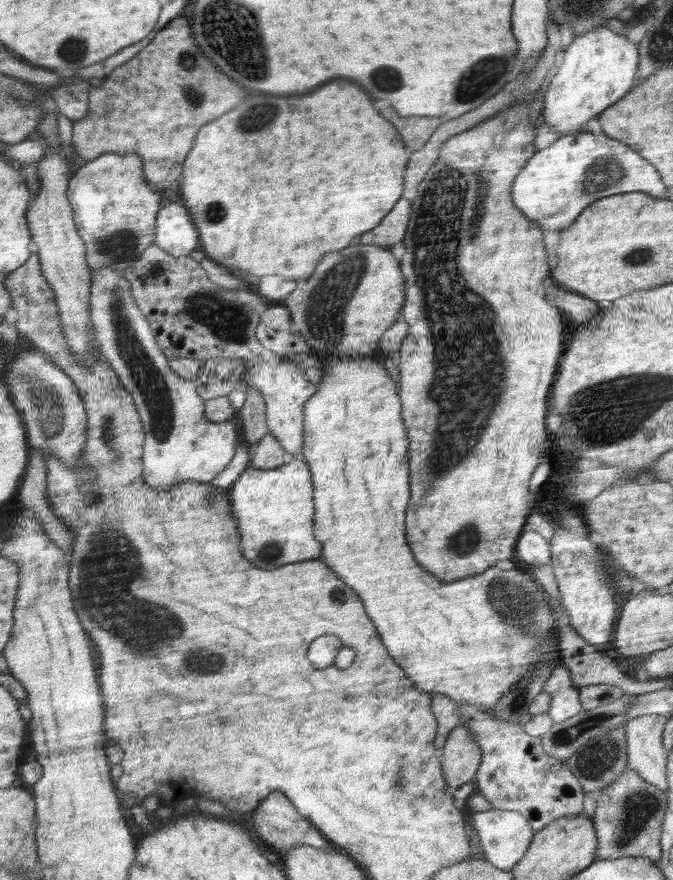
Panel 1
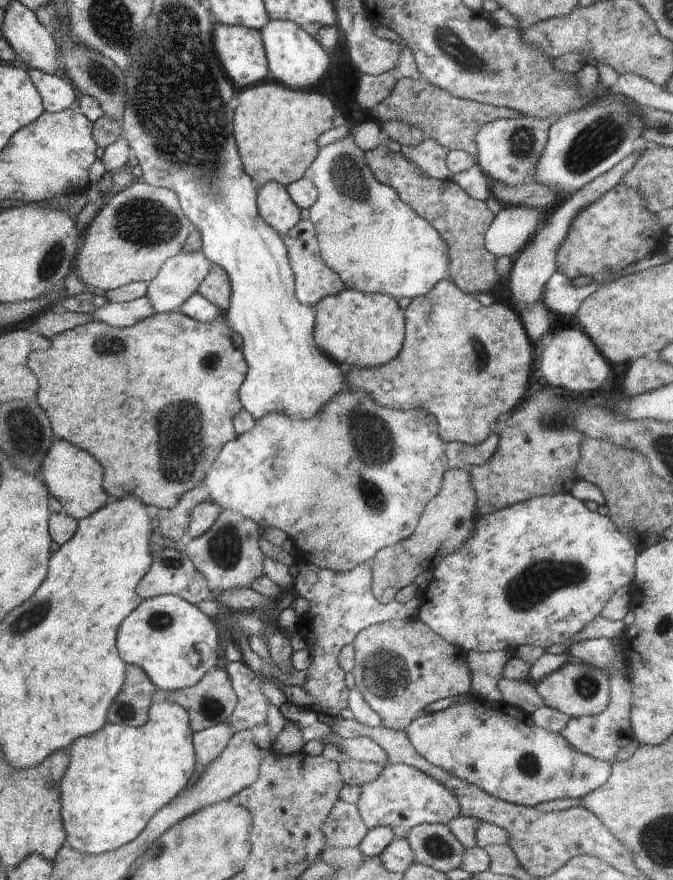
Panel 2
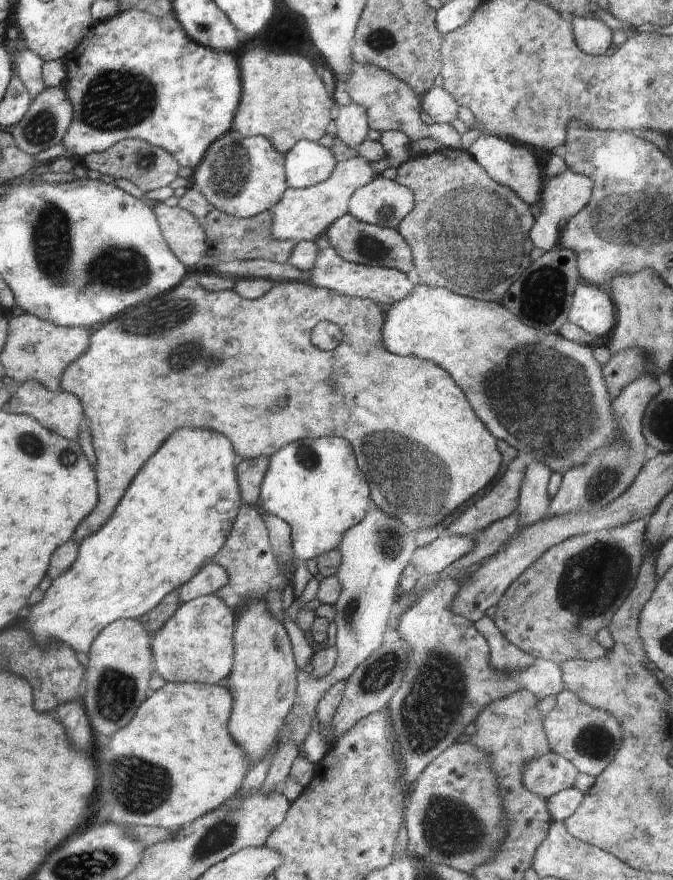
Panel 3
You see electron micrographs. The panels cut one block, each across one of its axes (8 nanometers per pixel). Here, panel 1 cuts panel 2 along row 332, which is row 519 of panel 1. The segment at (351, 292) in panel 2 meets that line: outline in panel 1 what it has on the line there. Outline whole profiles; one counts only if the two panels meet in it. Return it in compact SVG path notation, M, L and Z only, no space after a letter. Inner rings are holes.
M336 357L321 359L322 380L317 384L314 396L311 396L306 403L303 404L303 429L304 440L301 448L300 457L309 466L313 480L313 529L314 536L320 541L322 546L321 556L322 562L332 568L350 588L356 590L356 594L360 596L367 616L372 616L370 620L374 622L374 626L380 632L380 638L384 646L388 648L389 656L392 656L396 664L402 664L400 669L405 671L409 682L414 682L420 690L426 692L440 693L451 698L455 702L465 702L466 704L475 704L481 710L492 709L493 706L508 694L510 689L514 688L516 683L520 683L520 679L527 672L535 668L535 664L541 661L541 652L537 649L543 646L543 642L550 640L554 636L556 628L555 616L548 604L548 595L532 580L529 573L524 573L515 568L510 571L502 571L497 567L490 567L485 572L476 576L470 576L466 579L458 580L452 583L440 583L432 574L428 574L426 570L422 570L410 548L406 542L406 532L404 532L404 514L410 500L410 483L409 483L409 440L407 437L407 428L404 424L401 410L402 403L399 397L396 380L390 376L388 369L380 361L372 359L372 357Z

